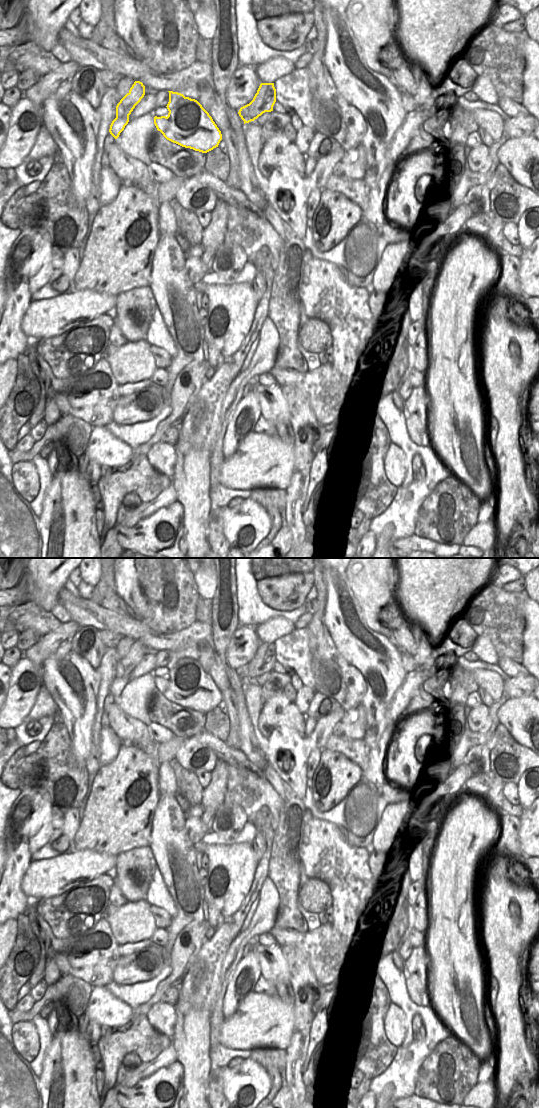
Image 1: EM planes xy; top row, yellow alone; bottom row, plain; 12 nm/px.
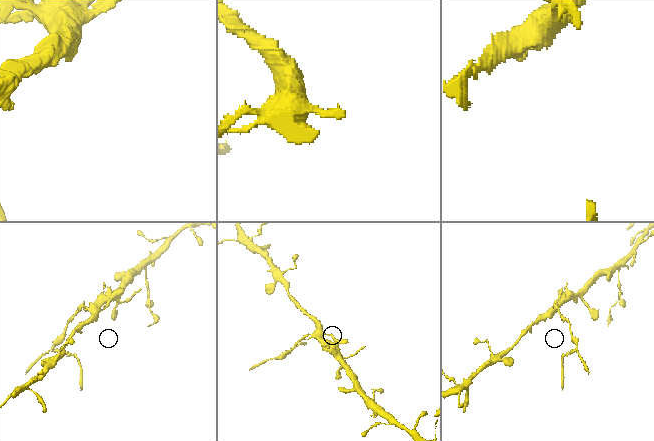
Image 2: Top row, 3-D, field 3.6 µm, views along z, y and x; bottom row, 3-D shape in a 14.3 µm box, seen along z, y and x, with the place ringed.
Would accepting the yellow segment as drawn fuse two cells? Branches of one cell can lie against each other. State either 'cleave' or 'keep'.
cleave

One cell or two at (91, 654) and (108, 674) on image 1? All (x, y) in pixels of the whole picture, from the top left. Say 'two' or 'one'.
two

